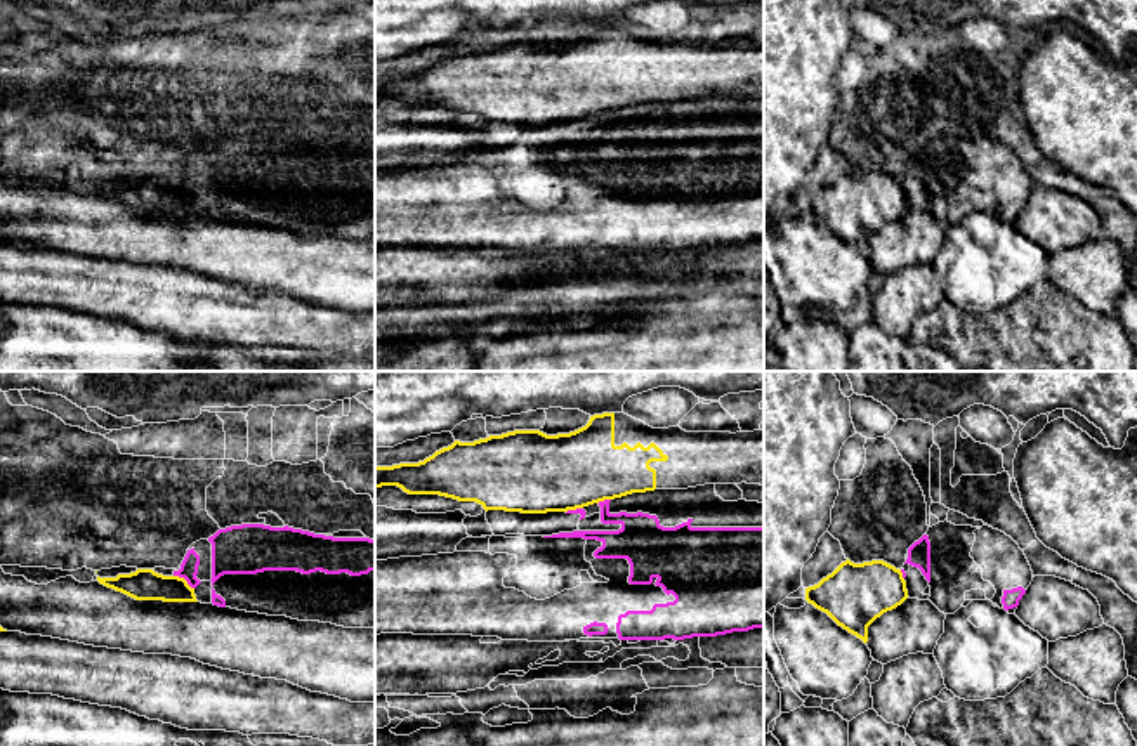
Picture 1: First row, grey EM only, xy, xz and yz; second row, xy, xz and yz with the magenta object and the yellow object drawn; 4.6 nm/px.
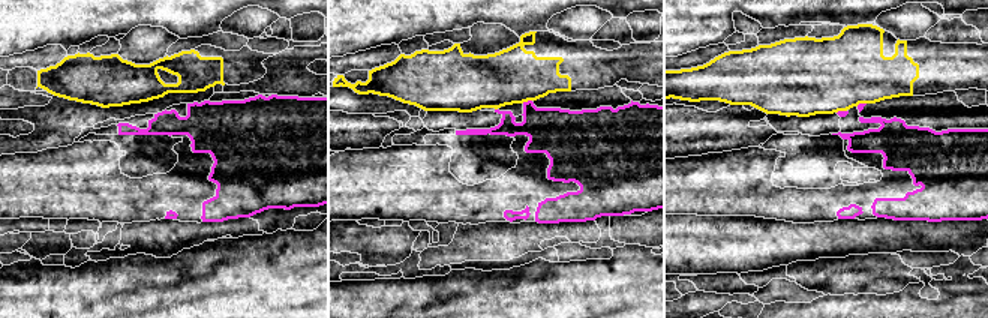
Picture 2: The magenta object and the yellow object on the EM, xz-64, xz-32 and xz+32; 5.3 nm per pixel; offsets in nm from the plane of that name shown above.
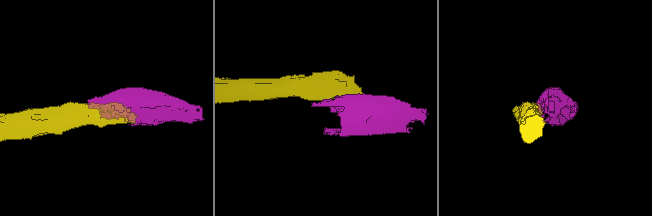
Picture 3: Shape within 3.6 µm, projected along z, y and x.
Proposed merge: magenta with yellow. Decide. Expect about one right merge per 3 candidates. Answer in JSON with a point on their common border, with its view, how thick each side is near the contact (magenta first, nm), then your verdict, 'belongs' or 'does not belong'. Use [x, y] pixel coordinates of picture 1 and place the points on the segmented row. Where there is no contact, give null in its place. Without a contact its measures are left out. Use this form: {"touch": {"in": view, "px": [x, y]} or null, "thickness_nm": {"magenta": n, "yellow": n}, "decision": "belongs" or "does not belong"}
{"touch": {"in": "xy", "px": [184, 578]}, "thickness_nm": {"magenta": 80, "yellow": 140}, "decision": "does not belong"}

